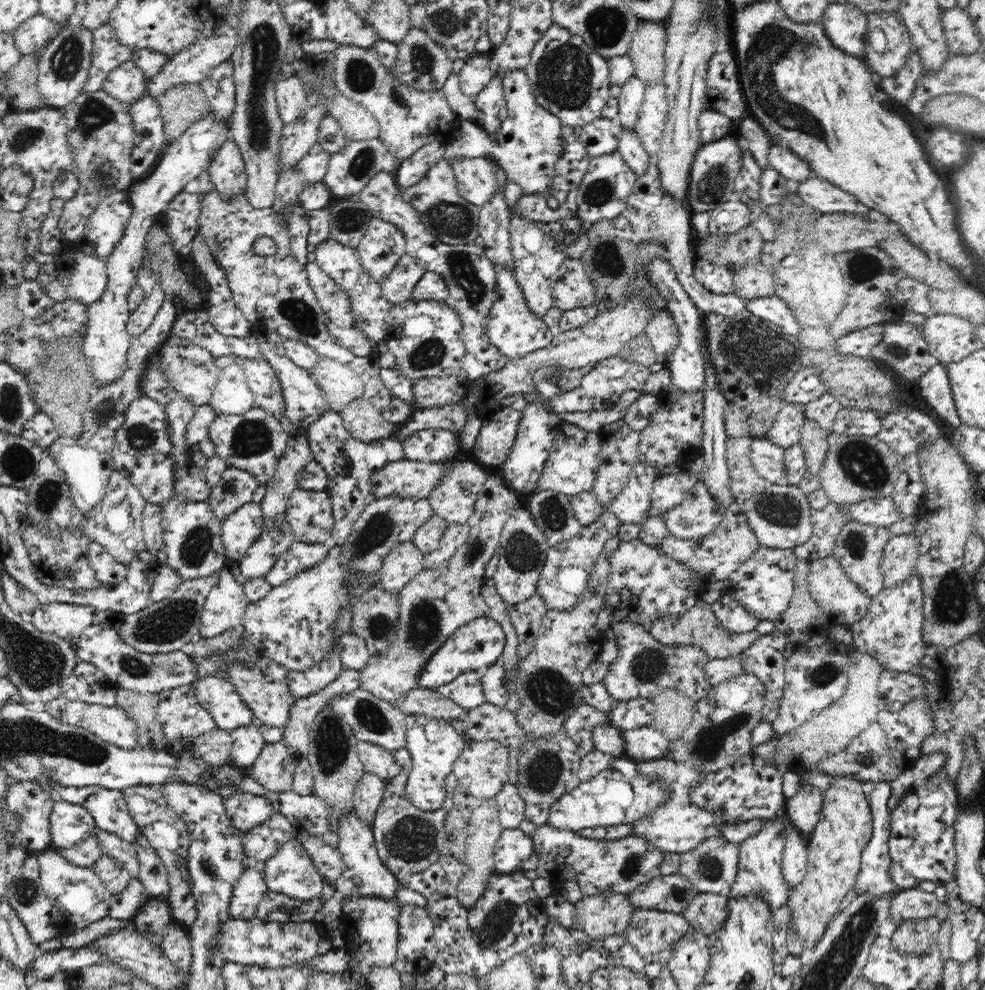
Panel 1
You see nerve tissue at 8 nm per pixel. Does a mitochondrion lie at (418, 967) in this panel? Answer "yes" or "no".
no

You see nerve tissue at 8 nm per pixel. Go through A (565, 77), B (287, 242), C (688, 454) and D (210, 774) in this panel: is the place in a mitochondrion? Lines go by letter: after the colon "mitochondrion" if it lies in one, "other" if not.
A: mitochondrion
B: other
C: other
D: other

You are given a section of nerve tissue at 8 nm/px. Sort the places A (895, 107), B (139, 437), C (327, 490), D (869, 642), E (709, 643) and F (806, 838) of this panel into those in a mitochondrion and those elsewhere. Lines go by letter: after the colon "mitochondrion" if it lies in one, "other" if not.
A: other
B: mitochondrion
C: other
D: other
E: other
F: other

